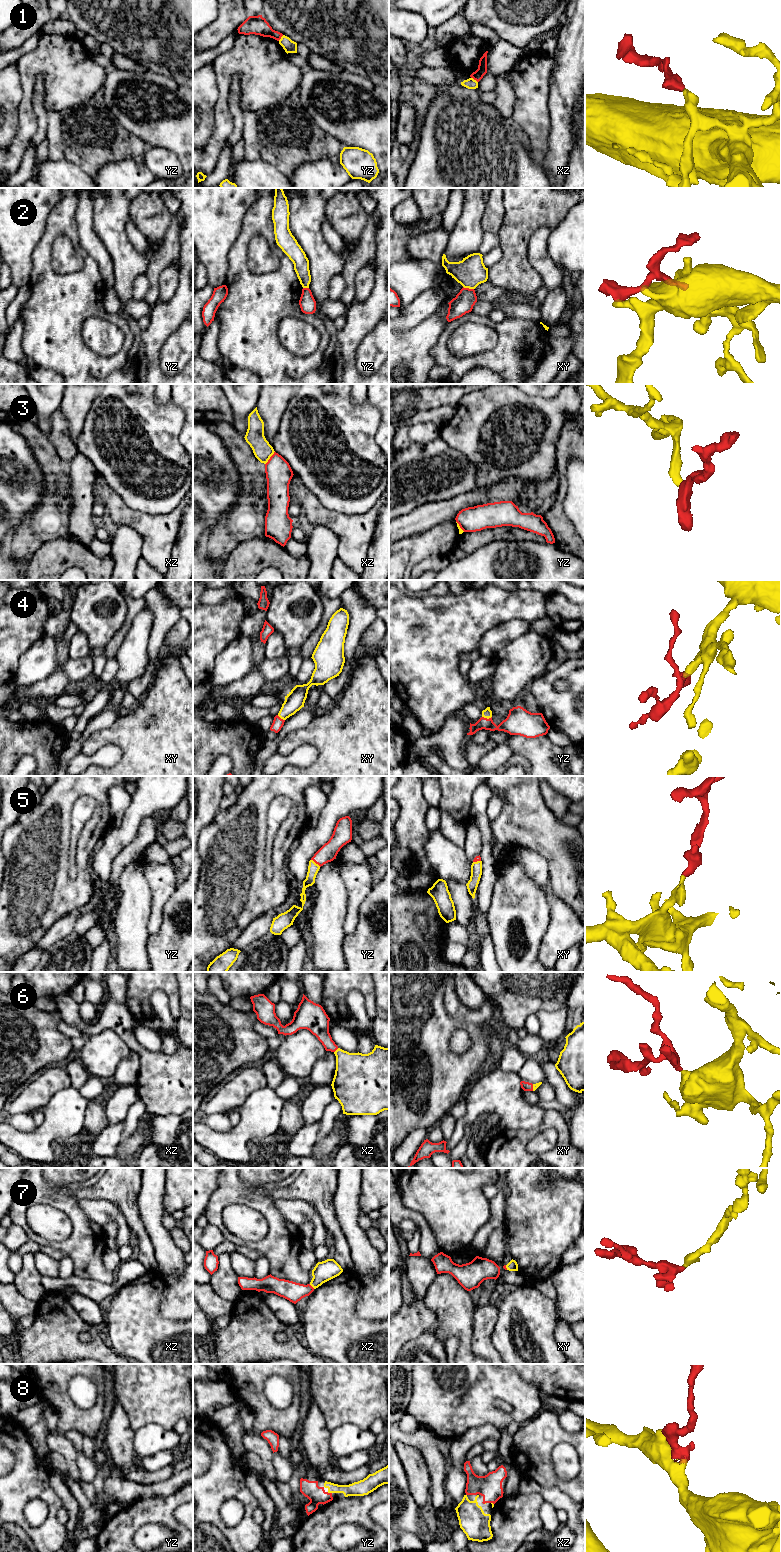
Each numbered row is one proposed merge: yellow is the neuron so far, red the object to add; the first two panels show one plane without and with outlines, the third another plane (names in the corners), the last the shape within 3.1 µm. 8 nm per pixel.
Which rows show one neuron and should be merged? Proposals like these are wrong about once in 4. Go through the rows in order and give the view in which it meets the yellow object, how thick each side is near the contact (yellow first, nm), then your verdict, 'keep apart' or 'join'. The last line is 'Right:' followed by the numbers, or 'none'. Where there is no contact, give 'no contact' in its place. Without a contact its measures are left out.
1: xz | 90/80 nm | keep apart
2: xy | 240/170 nm | keep apart
3: xz | 150/200 nm | keep apart
4: yz | 80/200 nm | join
5: yz | 90/140 nm | join
6: xz | 340/170 nm | join
7: xz | 160/160 nm | join
8: yz | 120/140 nm | join
Right: 4, 5, 6, 7, 8

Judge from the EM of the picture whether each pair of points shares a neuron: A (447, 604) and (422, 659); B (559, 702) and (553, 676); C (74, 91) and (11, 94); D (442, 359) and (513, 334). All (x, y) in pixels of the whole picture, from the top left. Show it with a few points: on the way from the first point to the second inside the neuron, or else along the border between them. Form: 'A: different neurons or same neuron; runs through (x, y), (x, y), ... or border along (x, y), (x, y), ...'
A: same neuron; runs through (446, 618), (422, 642), (422, 645)
B: same neuron; runs through (553, 696), (550, 693), (550, 682)
C: different neurons; border along (18, 70), (22, 97), (17, 107), (16, 116)
D: same neuron; runs through (460, 362), (489, 360), (497, 352)

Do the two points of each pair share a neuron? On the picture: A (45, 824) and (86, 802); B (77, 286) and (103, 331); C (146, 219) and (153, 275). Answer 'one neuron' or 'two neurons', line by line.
A: two neurons
B: two neurons
C: one neuron

